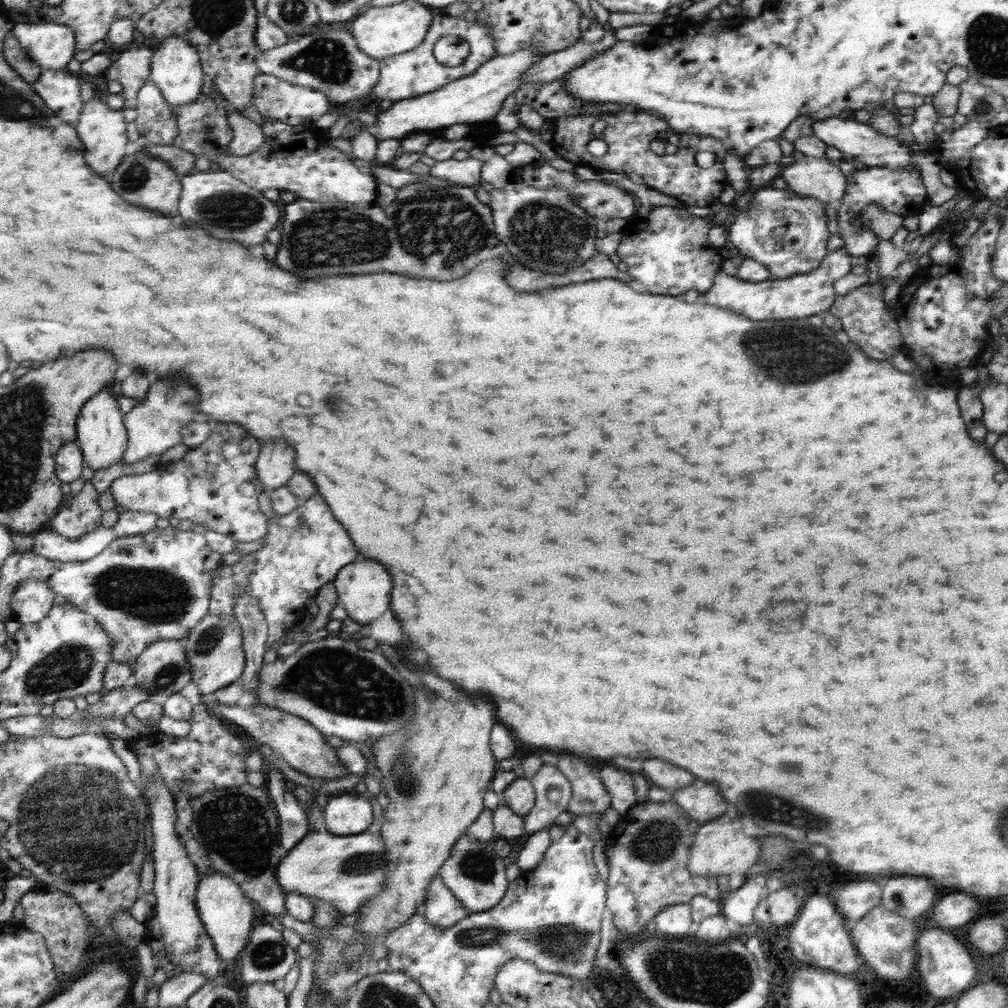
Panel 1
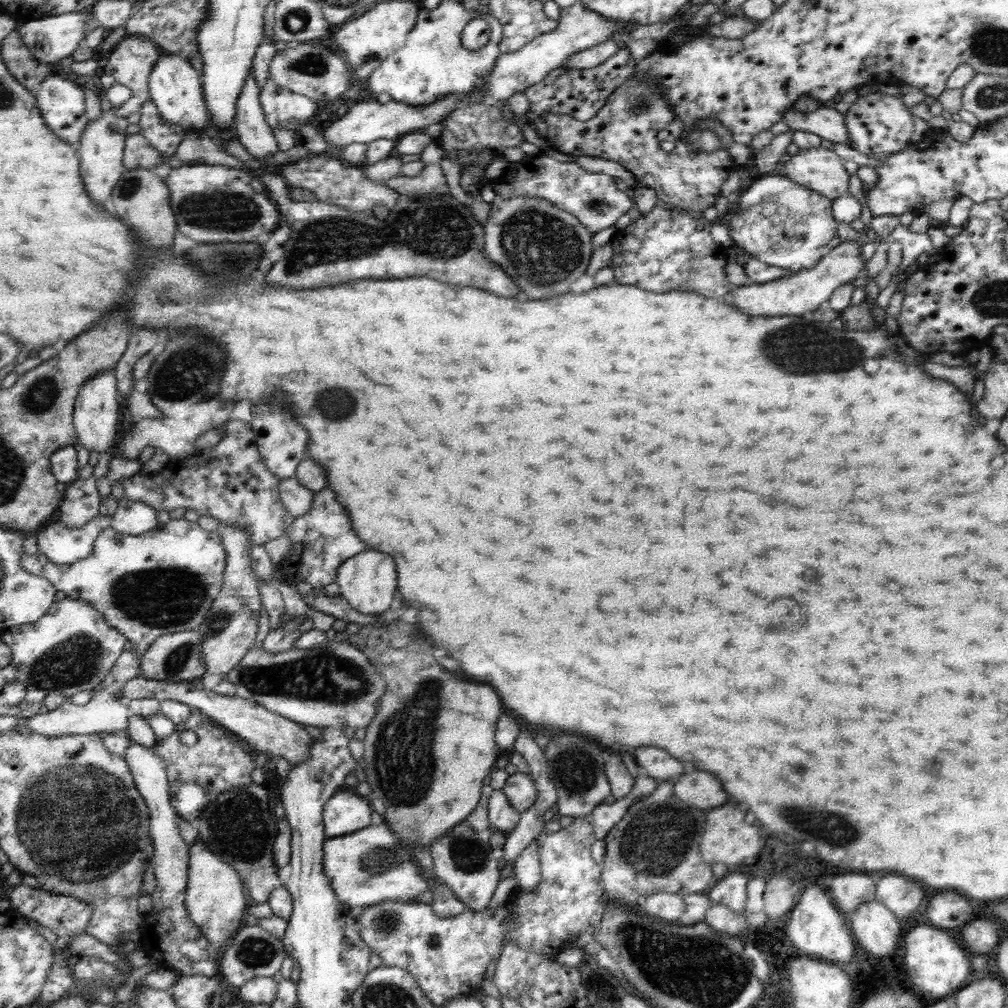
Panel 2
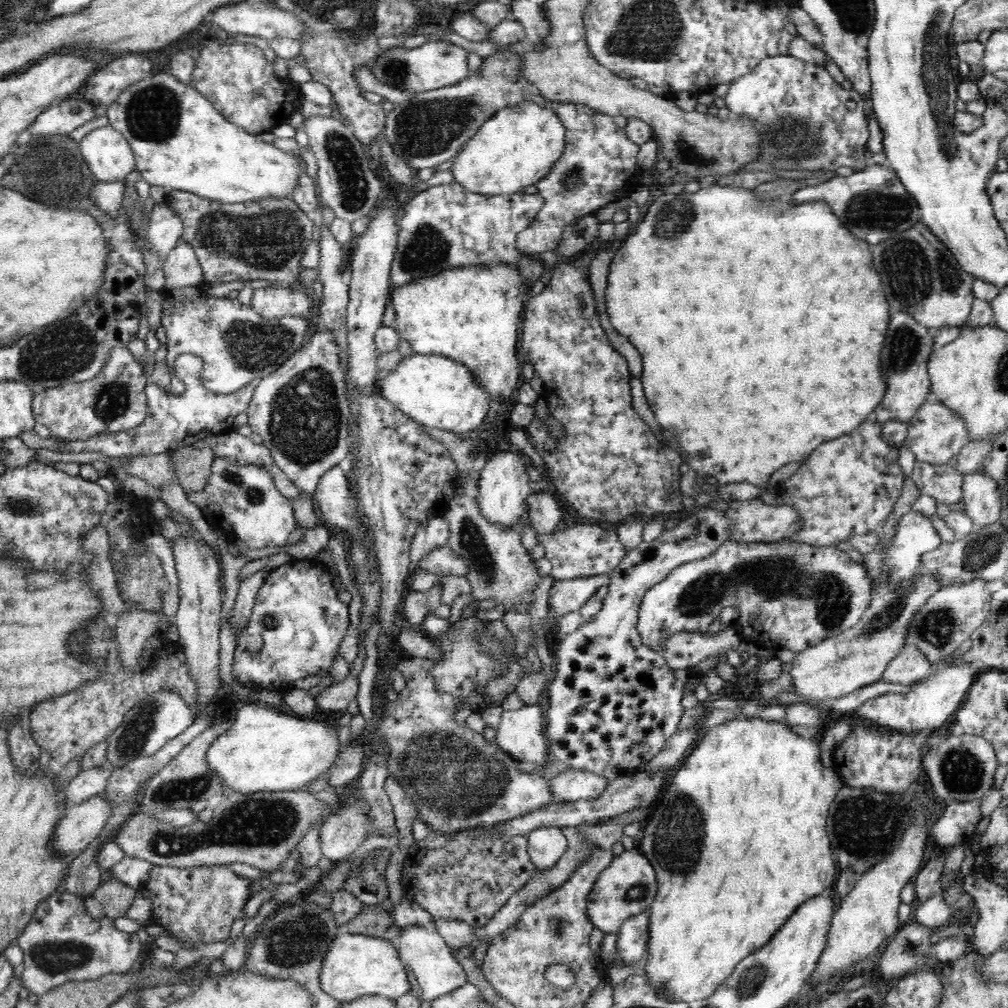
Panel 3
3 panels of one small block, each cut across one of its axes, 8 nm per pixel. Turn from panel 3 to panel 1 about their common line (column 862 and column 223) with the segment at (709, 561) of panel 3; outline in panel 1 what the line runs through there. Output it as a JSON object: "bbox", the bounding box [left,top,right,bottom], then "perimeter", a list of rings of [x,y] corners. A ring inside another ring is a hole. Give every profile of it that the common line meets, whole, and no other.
{"bbox":[209,494,359,648],"perimeter":[[[319,494],[311,496],[311,500],[301,500],[301,508],[289,516],[273,518],[269,530],[269,536],[263,540],[263,550],[247,554],[245,560],[235,566],[217,570],[209,614],[235,616],[237,600],[255,596],[269,624],[269,646],[277,648],[287,636],[297,632],[297,626],[309,616],[305,602],[315,598],[325,584],[335,582],[339,572],[357,560],[359,550]]]}

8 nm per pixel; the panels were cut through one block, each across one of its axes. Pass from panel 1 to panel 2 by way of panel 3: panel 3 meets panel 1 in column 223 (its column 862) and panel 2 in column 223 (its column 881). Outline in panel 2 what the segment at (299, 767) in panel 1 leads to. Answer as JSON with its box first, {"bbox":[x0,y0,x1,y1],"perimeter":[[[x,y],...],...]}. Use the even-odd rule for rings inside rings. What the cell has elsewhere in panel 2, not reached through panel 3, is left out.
{"bbox":[115,676,315,768],"perimeter":[[[143,676],[131,680],[129,684],[125,684],[123,688],[117,688],[115,694],[119,700],[123,702],[131,702],[131,700],[177,700],[177,702],[185,702],[191,708],[201,710],[203,714],[211,716],[213,720],[217,720],[219,724],[223,724],[225,728],[229,728],[233,734],[237,734],[239,738],[247,740],[255,750],[267,754],[271,760],[273,758],[285,758],[285,762],[289,762],[293,768],[311,760],[313,752],[315,752],[315,740],[313,736],[305,730],[303,724],[299,724],[297,720],[291,720],[279,712],[271,712],[269,708],[265,708],[263,704],[255,702],[255,700],[245,700],[239,696],[221,696],[213,690],[203,688],[203,682],[157,682],[157,680],[147,680]]]}

